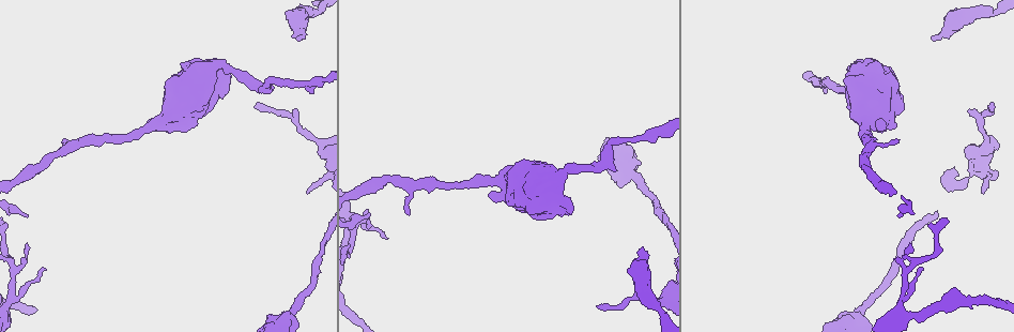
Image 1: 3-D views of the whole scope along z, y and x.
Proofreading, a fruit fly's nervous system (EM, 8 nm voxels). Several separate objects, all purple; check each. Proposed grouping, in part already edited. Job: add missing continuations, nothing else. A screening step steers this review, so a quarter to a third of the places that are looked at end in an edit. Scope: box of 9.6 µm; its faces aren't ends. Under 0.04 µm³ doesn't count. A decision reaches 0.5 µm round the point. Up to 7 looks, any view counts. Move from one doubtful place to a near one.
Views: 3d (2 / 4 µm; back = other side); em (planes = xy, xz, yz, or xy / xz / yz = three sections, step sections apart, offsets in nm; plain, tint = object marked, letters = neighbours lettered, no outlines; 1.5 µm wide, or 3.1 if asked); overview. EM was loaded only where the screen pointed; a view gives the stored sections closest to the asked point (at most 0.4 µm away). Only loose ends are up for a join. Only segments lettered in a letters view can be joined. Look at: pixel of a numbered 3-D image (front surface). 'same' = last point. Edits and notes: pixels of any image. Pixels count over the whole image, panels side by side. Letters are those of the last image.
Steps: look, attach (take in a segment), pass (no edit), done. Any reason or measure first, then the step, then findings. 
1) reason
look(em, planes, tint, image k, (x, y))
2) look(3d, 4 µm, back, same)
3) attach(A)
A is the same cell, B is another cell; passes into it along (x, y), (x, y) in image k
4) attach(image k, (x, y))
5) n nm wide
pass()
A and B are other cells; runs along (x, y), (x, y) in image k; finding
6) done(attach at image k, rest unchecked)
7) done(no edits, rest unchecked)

branch stops here
look(em, planes, letters, image 1, (294, 109))

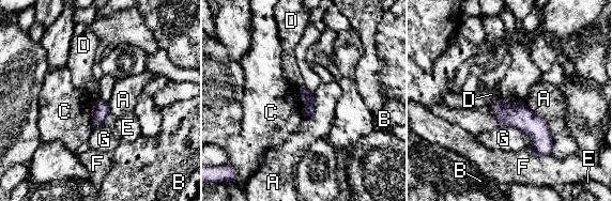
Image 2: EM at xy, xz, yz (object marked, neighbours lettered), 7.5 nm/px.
80 nm wide
pass()
A, B, C, D, E, F and G are other cells; border along (90, 102), (91, 121), (94, 125) in image 2; no lettered segment goes on from it

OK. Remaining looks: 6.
thin end
look(3d, 4 µm, image 1, (613, 170))

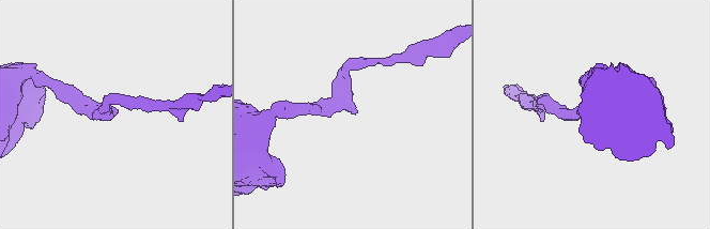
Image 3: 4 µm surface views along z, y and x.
look(em, xz, step 4, tint, image 3, (115, 115))

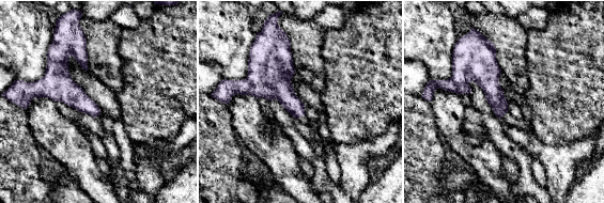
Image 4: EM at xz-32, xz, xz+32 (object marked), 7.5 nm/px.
another direction
look(em, planes, letters, same)

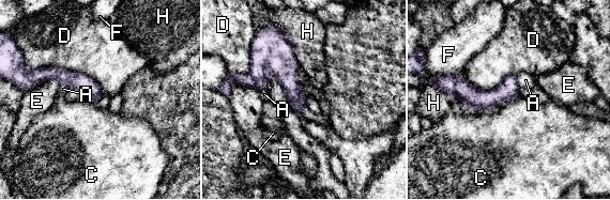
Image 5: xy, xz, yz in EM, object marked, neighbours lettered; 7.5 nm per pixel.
140 nm wide
pass()
A, C, D, E, F and H are other cells; border along (30, 68), (77, 71), (102, 91) in image 5; no lettered segment goes on from it

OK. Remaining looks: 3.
free end
look(em, planes, tint, image 1, (525, 212))

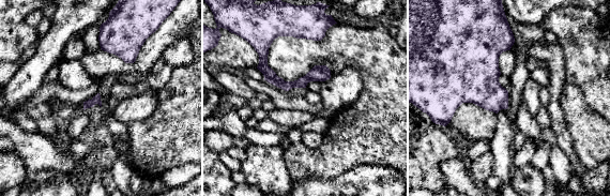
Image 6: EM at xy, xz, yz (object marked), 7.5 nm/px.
what lies round it
look(em, planes, letters, same)

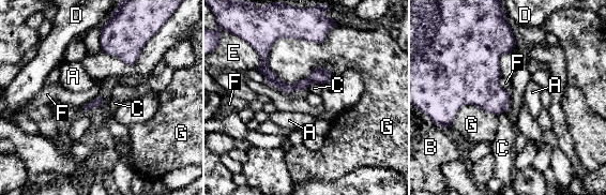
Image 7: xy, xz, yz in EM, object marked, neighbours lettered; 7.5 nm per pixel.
pass()
A, B, C, D, E, F and G are other cells; runs along (264, 47), (264, 70), (283, 86), (329, 77) in image 7; none of them fits

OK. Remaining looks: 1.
done(no edits, rest unchecked)

